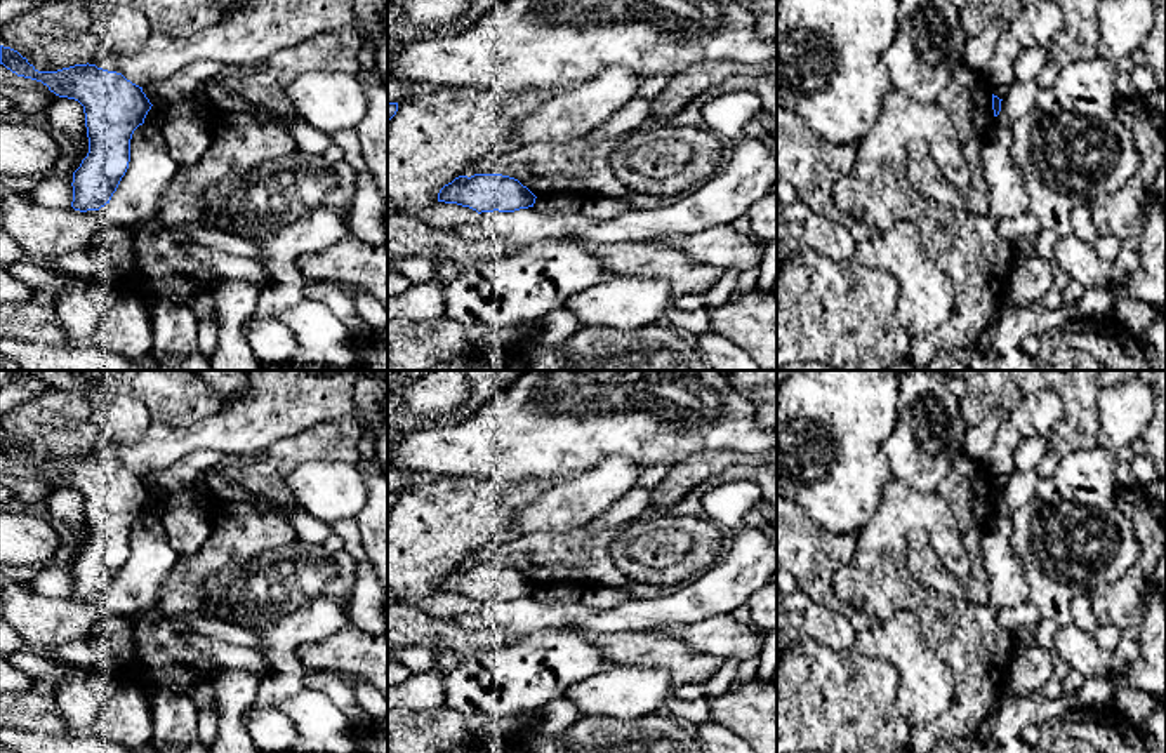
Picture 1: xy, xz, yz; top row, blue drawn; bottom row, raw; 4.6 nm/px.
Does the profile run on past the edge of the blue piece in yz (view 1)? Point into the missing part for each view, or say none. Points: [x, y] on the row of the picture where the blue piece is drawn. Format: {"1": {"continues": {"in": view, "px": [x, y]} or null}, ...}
{"1": {"continues": null}}

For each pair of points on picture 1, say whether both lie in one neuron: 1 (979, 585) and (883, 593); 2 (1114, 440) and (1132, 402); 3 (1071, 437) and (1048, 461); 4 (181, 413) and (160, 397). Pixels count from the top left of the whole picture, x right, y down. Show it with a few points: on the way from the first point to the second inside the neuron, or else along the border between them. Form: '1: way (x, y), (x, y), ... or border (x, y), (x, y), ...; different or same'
1: border (972, 571), (963, 581); different
2: way (1116, 432), (1125, 411); same
3: way (1066, 442), (1053, 456); same
4: way (176, 407), (165, 397); same

